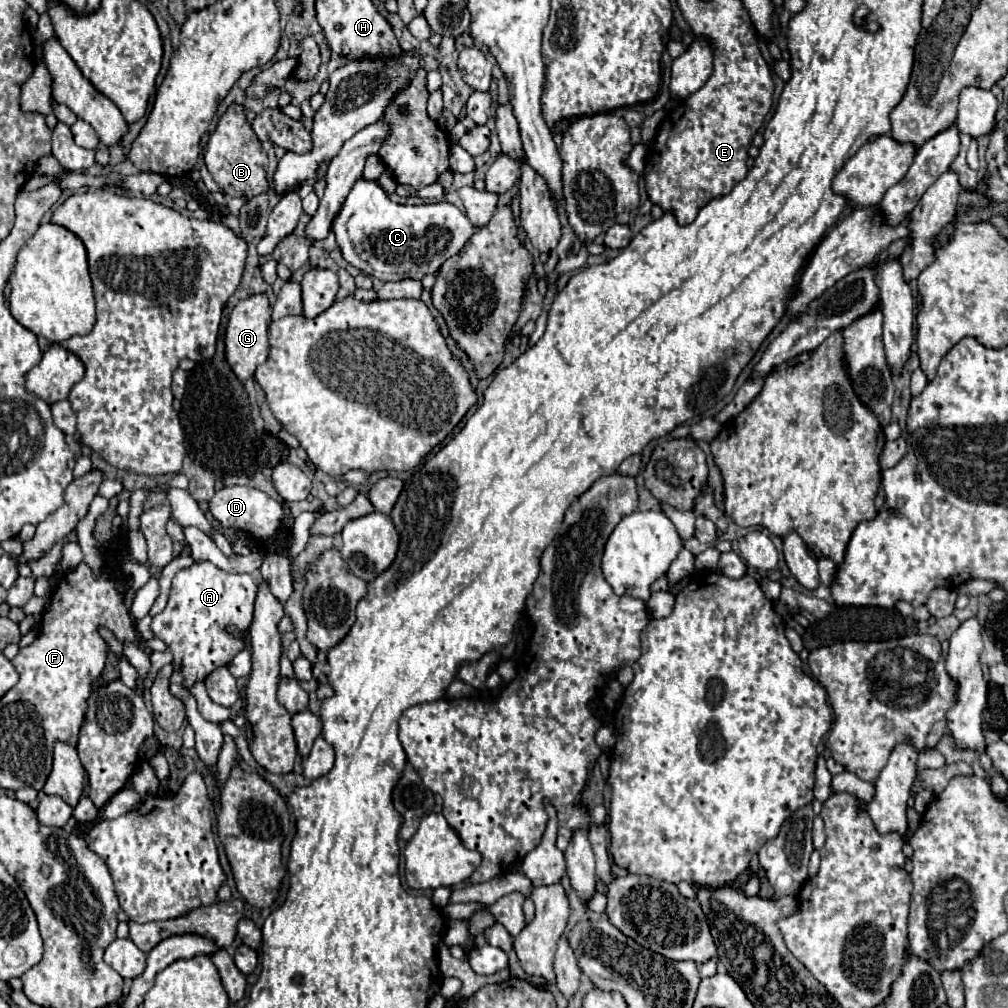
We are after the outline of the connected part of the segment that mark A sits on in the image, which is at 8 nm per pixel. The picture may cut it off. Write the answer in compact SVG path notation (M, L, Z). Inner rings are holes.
M194 562L190 568L176 572L168 604L152 618L150 630L172 652L172 668L184 676L182 684L188 690L246 648L244 636L252 622L256 590L258 578L254 574L228 574L212 562ZM228 628L236 628L238 636L230 634Z

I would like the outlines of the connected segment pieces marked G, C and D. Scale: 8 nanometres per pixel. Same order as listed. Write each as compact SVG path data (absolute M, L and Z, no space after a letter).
M254 294L246 300L240 300L230 316L228 316L228 328L226 328L226 360L232 368L232 372L238 376L238 380L248 380L254 376L256 368L268 358L268 322L270 322L270 304L264 294Z
M364 178L350 190L332 226L342 256L360 272L372 274L384 282L404 278L422 280L426 274L434 274L450 256L462 250L476 230L478 226L450 202L424 206L394 204L378 182Z
M224 486L224 488L216 490L216 494L210 500L210 512L224 528L242 528L258 540L272 538L284 518L282 504L278 504L266 492L260 492L260 490L248 488L248 486Z

